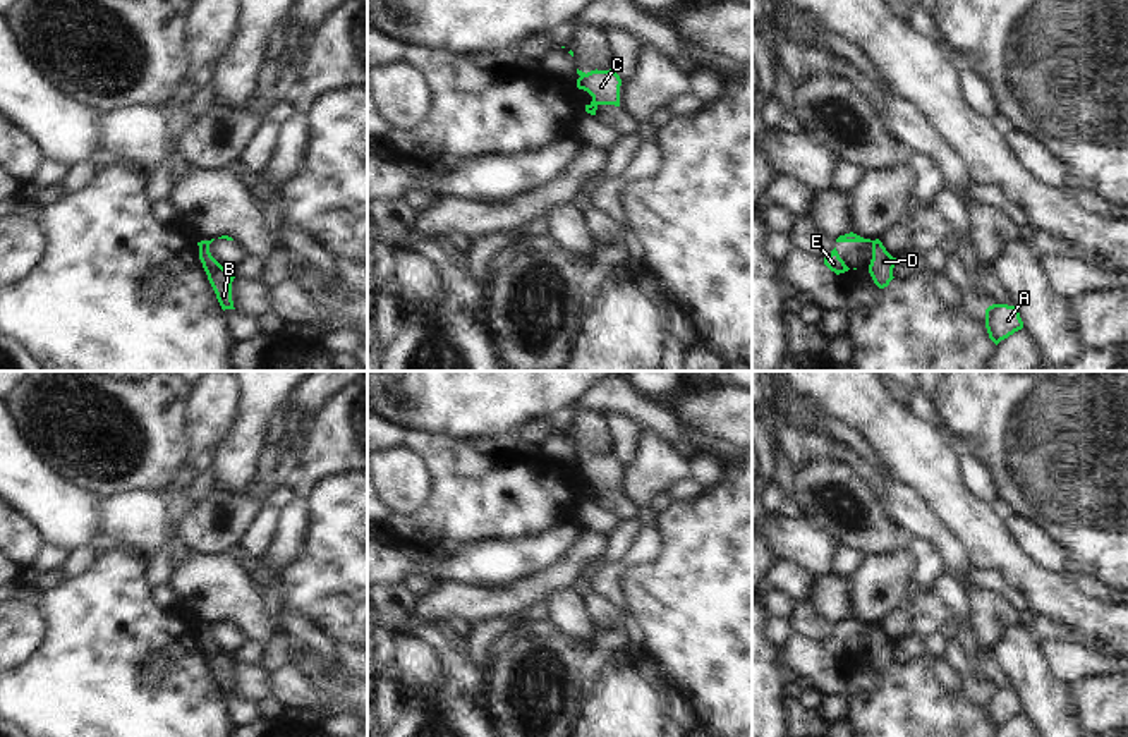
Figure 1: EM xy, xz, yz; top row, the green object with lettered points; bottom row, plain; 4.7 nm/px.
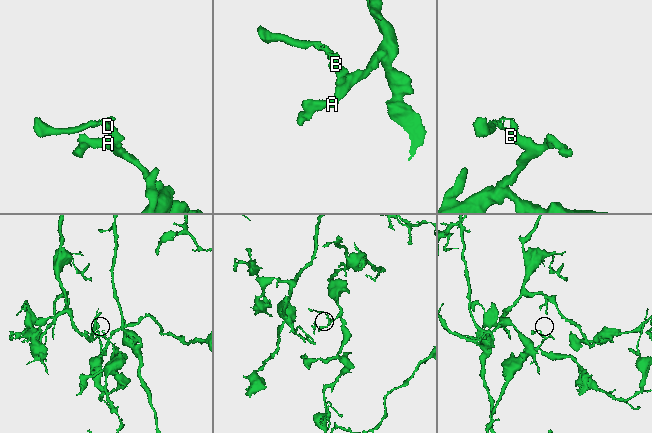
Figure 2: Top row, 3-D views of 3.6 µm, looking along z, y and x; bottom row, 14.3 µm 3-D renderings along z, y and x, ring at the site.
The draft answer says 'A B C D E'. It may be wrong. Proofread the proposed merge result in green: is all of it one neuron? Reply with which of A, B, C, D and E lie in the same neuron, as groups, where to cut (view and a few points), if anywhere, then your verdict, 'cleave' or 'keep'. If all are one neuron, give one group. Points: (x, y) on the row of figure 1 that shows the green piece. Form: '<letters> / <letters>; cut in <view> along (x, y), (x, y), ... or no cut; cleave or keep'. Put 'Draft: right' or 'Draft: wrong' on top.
Draft: wrong
A B D / C E; cut in xz along (591, 103), (594, 110); cleave

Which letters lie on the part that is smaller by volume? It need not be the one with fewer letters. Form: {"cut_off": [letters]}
{"cut_off": ["C", "E"]}

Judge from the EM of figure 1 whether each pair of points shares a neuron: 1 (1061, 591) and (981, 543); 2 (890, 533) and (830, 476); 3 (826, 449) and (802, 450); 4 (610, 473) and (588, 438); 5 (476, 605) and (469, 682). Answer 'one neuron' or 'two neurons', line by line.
1: one neuron
2: one neuron
3: one neuron
4: two neurons
5: two neurons

